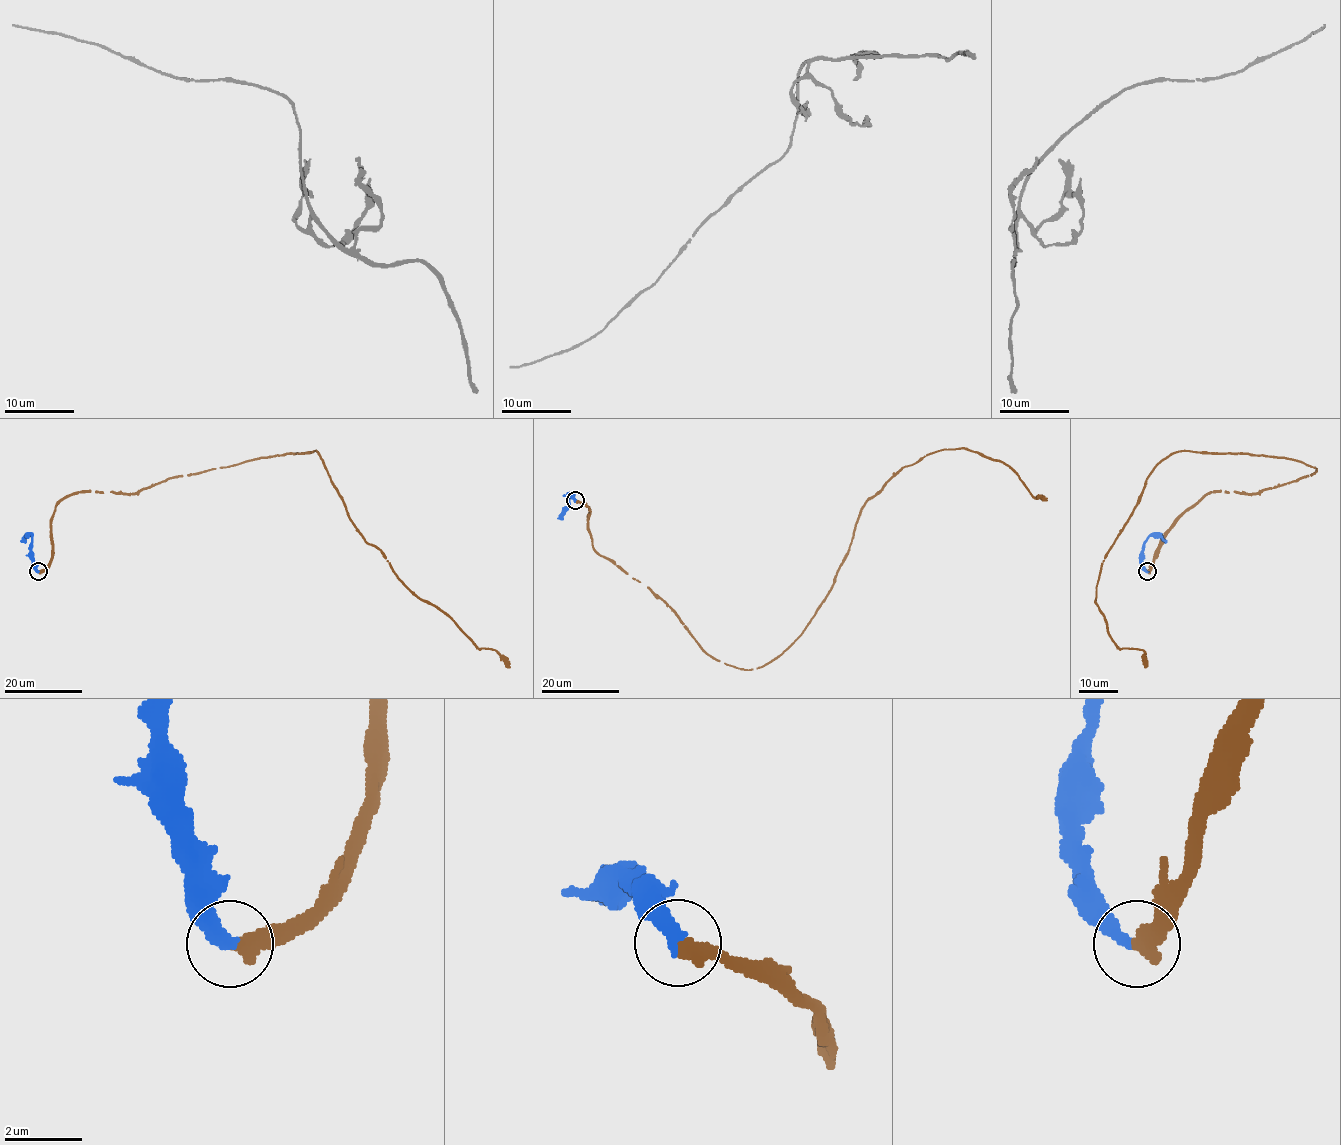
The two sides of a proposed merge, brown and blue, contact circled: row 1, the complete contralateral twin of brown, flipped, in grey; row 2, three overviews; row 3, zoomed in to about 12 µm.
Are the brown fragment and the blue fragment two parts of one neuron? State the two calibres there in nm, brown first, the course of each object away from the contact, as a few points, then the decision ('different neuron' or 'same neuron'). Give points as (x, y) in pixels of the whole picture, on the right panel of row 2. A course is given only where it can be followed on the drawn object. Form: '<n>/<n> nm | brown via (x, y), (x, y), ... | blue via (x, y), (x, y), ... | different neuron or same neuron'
400/360 nm | brown via (1148, 571), (1206, 494), (1317, 469), (1180, 450), (1155, 466), (1095, 602), (1146, 668) | blue via (1148, 571), (1142, 562), (1144, 542), (1152, 535), (1158, 535), (1165, 542) | same neuron

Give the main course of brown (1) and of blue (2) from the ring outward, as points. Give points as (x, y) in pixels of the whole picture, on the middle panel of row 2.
1: (574, 501), (593, 548), (707, 653), (751, 670), (797, 638), (862, 508), (904, 466), (967, 448), (1047, 499)
2: (574, 501), (570, 495), (569, 505), (558, 518)

